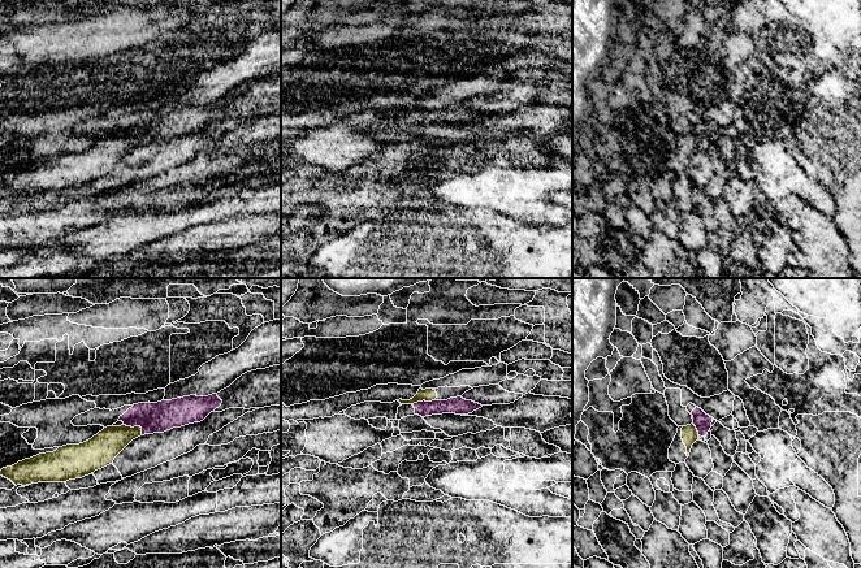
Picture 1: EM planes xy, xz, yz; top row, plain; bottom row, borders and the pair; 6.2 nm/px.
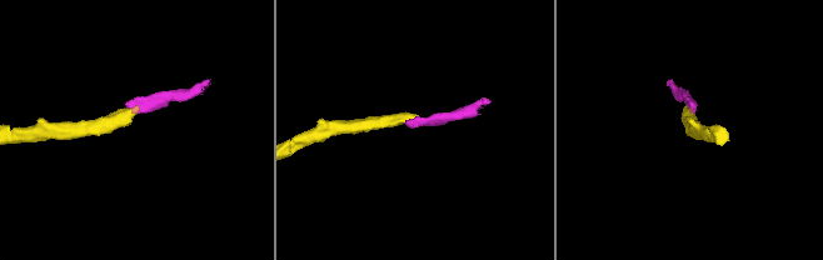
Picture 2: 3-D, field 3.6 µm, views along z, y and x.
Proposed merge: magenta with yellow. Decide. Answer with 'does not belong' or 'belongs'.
does not belong

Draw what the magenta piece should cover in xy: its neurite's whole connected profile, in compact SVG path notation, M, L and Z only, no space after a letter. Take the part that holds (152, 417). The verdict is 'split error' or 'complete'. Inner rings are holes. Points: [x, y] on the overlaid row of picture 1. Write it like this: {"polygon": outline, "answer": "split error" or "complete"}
{"polygon": "M217 394L208 396L183 396L157 403L138 403L117 409L94 408L75 416L74 426L101 425L112 426L122 421L126 426L140 426L142 435L164 433L173 428L203 421L211 412L221 406Z", "answer": "split error"}

